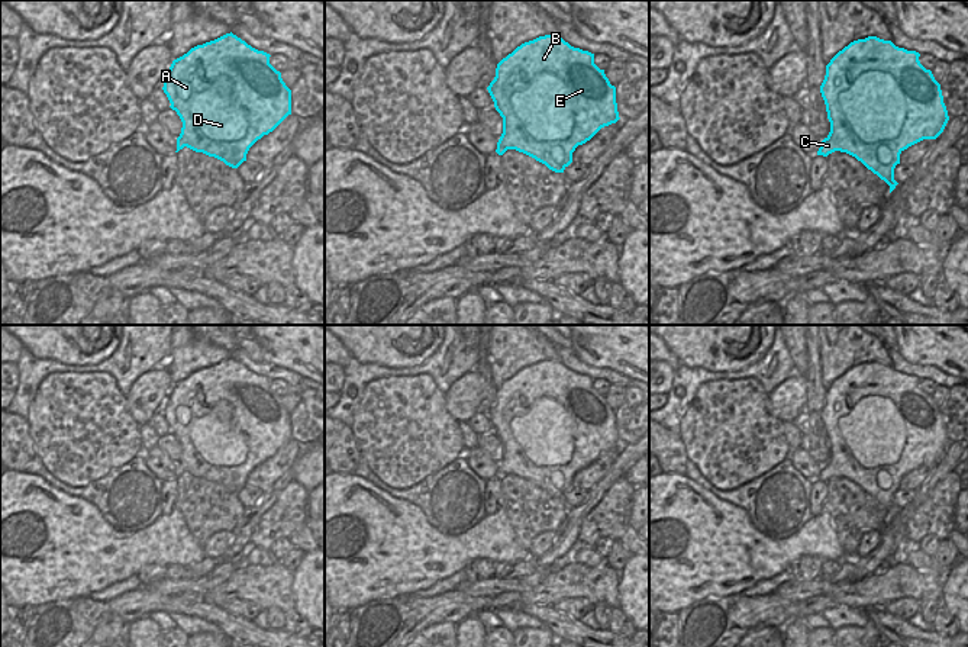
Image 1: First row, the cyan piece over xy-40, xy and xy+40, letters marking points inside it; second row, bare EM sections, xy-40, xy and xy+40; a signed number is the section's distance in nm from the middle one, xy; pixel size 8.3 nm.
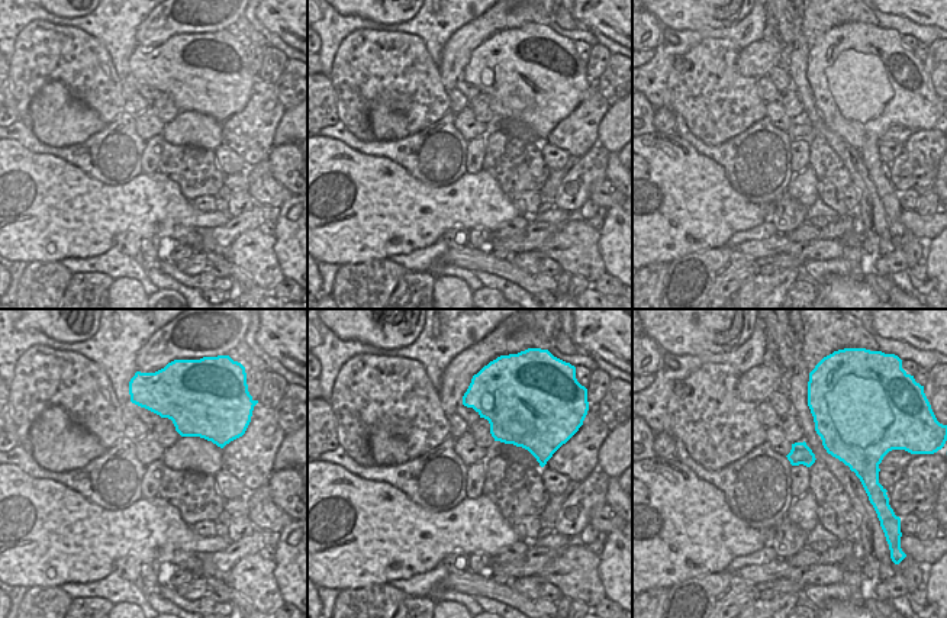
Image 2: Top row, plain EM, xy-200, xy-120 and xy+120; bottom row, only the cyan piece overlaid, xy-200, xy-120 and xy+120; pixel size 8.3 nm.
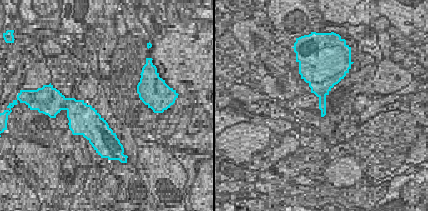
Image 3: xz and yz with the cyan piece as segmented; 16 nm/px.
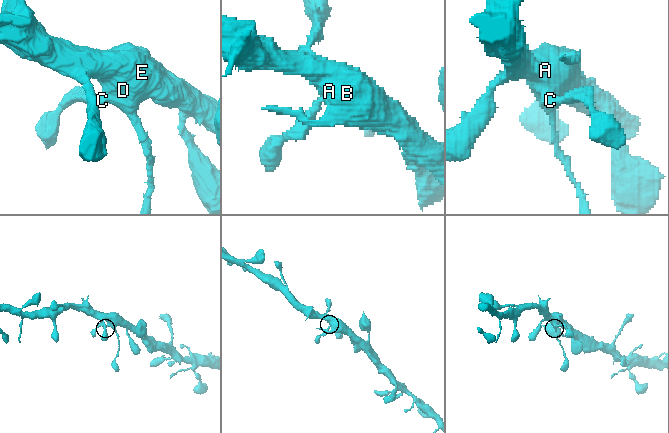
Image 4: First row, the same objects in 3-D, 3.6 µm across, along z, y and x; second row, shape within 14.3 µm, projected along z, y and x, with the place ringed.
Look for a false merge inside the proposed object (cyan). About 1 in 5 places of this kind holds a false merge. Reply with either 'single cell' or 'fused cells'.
single cell

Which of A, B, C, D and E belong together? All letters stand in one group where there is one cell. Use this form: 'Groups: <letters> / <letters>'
Groups: A B C D E

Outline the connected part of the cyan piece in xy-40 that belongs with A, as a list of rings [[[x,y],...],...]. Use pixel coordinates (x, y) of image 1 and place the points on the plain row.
[[[230,357],[197,370],[172,386],[164,402],[162,415],[171,428],[170,432],[177,437],[183,447],[175,477],[187,471],[196,477],[214,482],[232,493],[238,493],[246,486],[249,473],[291,440],[291,415],[283,406],[281,397],[270,389],[270,382],[270,379],[252,373]]]

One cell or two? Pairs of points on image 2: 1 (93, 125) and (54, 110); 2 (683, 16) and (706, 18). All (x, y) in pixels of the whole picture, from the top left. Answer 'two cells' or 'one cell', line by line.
1: one cell
2: one cell

